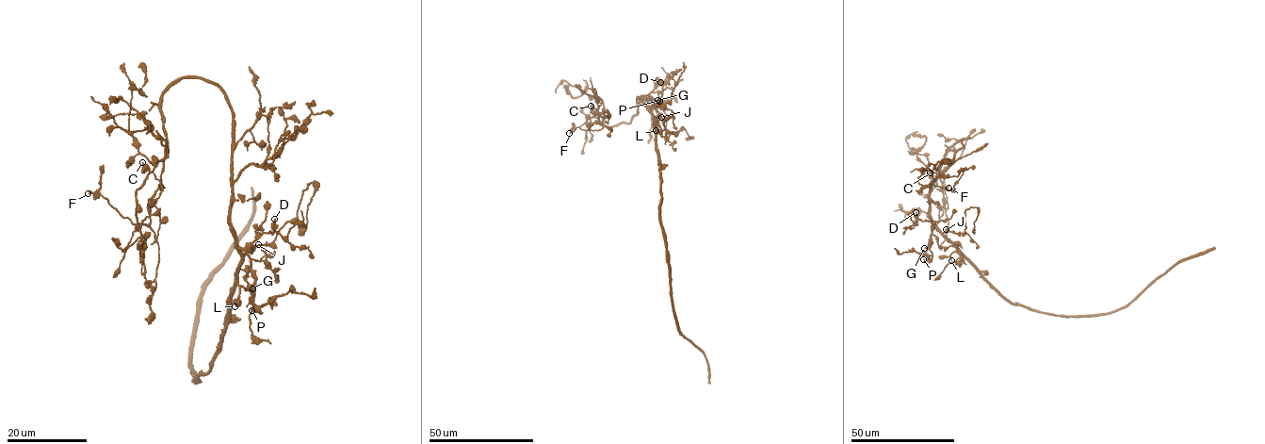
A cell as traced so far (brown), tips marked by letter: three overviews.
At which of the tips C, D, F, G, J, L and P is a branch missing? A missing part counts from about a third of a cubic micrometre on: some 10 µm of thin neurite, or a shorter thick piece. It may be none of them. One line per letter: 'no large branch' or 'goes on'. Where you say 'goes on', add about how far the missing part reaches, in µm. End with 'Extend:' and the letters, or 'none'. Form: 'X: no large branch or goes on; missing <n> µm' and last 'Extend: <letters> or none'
C: no large branch
D: no large branch
F: no large branch
G: no large branch
J: goes on; missing 6 µm
L: goes on; missing 25 µm
P: no large branch
Extend: J, L

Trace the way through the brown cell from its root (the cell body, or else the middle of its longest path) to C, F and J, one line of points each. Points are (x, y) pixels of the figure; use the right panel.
C: (964, 254), (942, 234), (930, 212), (930, 186), (961, 149), (963, 139), (948, 150), (937, 178), (930, 172)
F: (964, 254), (930, 212), (930, 186), (963, 139), (940, 170), (946, 208), (948, 188)
J: (964, 254), (944, 234), (946, 229)

